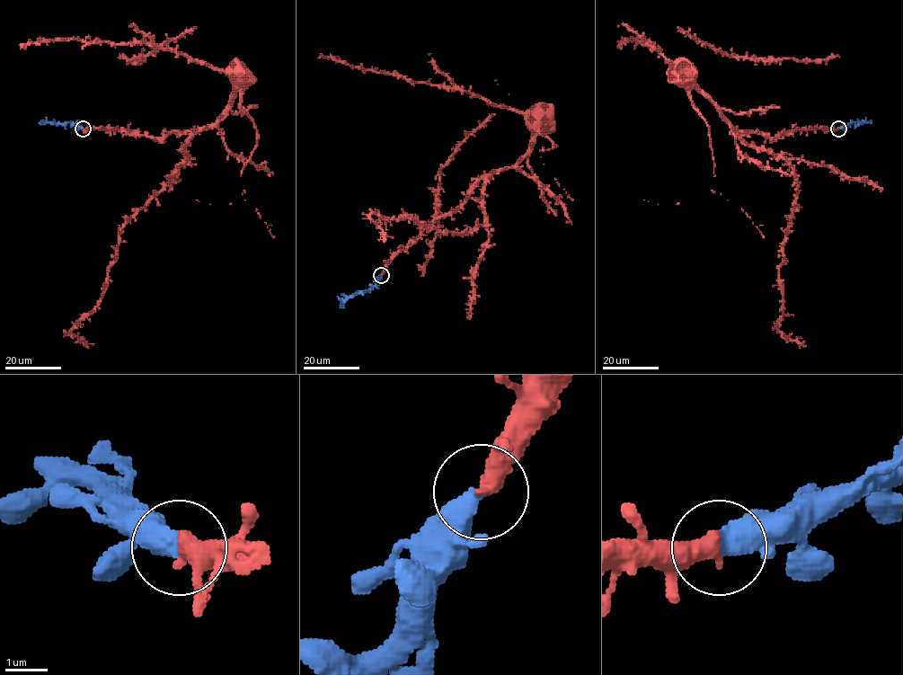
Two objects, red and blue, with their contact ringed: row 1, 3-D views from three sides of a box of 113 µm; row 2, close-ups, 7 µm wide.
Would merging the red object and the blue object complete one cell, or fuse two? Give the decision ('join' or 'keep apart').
join

